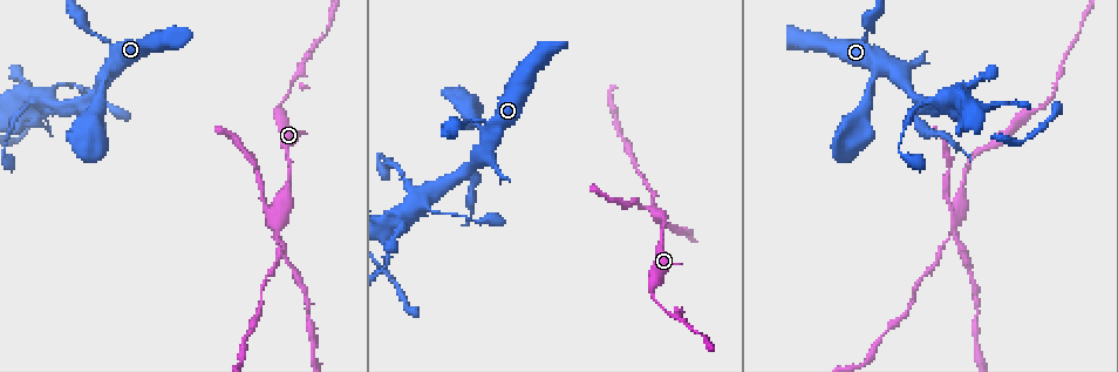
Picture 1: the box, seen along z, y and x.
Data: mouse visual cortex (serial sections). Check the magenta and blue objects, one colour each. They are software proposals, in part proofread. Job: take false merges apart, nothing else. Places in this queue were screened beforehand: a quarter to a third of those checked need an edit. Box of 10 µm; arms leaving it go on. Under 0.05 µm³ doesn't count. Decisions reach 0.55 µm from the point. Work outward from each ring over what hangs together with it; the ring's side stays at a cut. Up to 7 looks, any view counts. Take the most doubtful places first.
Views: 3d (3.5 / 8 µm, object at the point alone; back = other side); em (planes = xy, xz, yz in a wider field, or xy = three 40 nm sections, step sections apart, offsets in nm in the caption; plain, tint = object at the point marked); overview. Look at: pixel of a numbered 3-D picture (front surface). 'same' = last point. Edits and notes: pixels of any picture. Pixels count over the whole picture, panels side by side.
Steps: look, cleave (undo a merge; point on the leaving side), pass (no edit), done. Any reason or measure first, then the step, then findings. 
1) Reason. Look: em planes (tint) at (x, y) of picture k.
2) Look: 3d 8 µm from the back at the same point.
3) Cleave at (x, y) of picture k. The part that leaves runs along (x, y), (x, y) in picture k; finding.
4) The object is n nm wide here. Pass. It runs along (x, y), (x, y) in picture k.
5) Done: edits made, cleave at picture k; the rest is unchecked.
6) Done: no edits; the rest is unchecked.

Sharp bend. Look: 3d 3.5 µm at (278, 224) of picture 1.

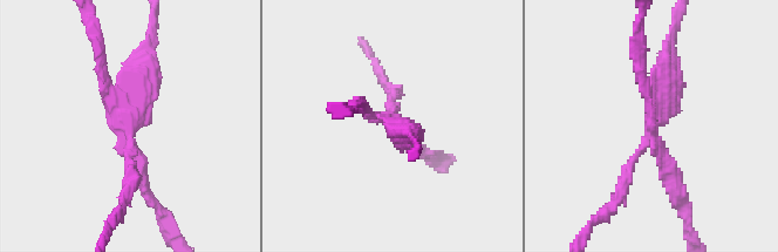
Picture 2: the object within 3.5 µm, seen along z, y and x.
4 arms meet here; the arms are 150, 150, 200, 350 nm wide. Look: em xy step 2 (tint) at (392, 115) of picture 2.

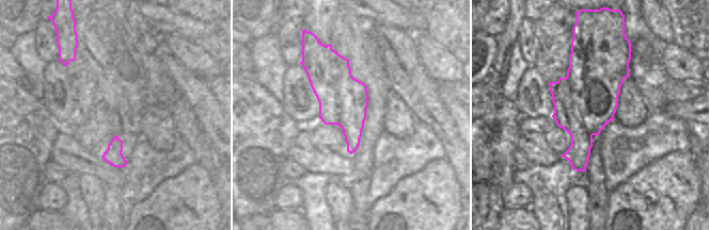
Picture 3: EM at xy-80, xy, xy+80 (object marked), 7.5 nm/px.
Cleave at (96, 47) of picture 2. The part that leaves runs along (652, 123), (688, 220) in picture 2; a second cell is stuck on.

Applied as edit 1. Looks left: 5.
Four or more arms meet. Look: 3d 3.5 µm at (47, 99) of picture 1.

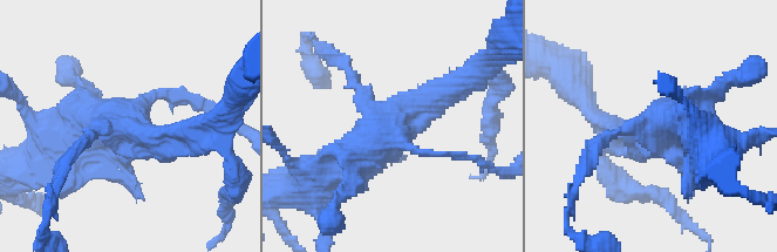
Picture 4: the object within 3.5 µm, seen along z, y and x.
4 arms meet here; the arms are 100, 150, 300, 500 nm wide; need the tissue. Look: em xy step 2 (tint) at (130, 129) of picture 4.

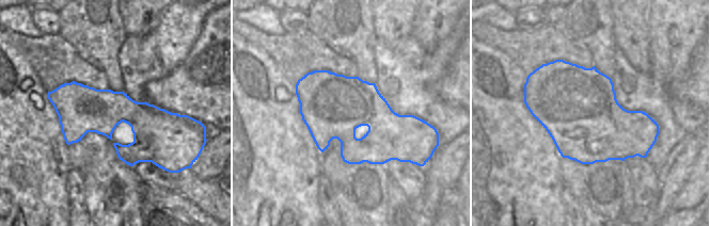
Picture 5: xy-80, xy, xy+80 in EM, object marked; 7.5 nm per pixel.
The object is 480 nm wide here. Pass. It runs along (50, 94), (80, 109), (182, 123) in picture 5; one cell here.

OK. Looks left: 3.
Calibre changes. Look: 3d 3.5 µm at (95, 123) of picture 1.

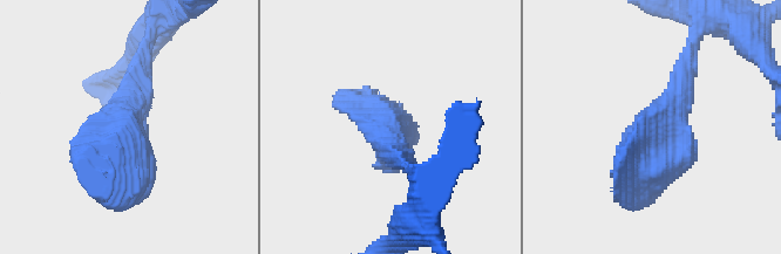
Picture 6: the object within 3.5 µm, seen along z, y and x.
Shape alone is not enough. Look: em xy step 5 (tint) at (390, 140) of picture 6.

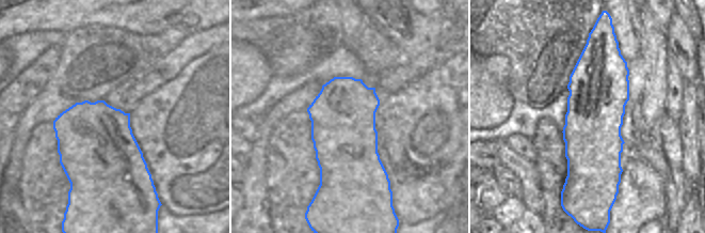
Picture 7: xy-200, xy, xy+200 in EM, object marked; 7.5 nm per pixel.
Pass. It runs along (686, 73), (626, 206) in picture 6; one cell here.

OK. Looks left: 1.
Done: edits made, cleave at picture 2; the rest is unchecked.

